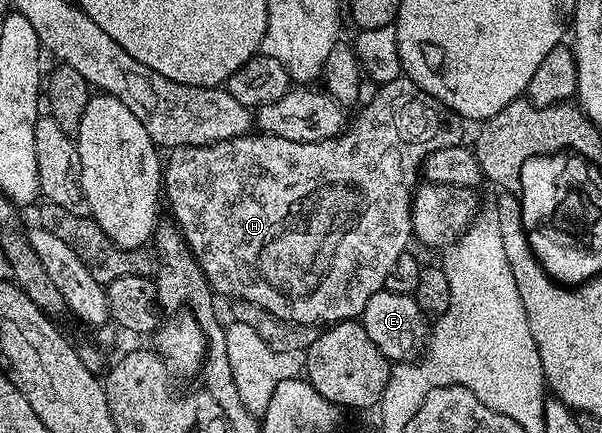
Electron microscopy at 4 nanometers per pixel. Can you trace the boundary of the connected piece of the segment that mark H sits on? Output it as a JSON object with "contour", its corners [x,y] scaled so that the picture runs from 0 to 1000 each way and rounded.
{"contour":[[[666,176],[626,196],[623,206],[625,219],[600,249],[598,266],[591,275],[585,273],[576,298],[555,319],[522,330],[488,330],[485,323],[465,321],[458,312],[414,305],[399,319],[369,323],[347,337],[296,337],[281,353],[286,356],[281,365],[277,358],[276,381],[269,393],[269,448],[276,460],[277,483],[279,476],[286,483],[284,501],[312,559],[321,594],[331,603],[332,621],[346,640],[347,661],[360,681],[380,679],[380,691],[402,695],[425,688],[422,702],[432,704],[435,697],[458,697],[465,679],[478,679],[478,688],[485,688],[485,679],[505,679],[505,670],[518,670],[518,651],[525,651],[523,640],[530,624],[532,591],[547,589],[550,577],[556,575],[558,557],[563,557],[563,529],[568,527],[571,510],[576,510],[578,492],[585,485],[585,448],[578,448],[578,430],[571,430],[571,411],[578,411],[578,402],[558,402],[558,365],[571,365],[571,356],[585,365],[585,337],[591,337],[598,319],[605,319],[605,328],[611,328],[611,319],[618,319],[618,328],[711,328],[711,337],[728,337],[731,344],[762,337],[772,326],[772,275],[748,249],[741,249],[741,240],[721,231],[721,222],[714,222],[701,203],[694,203],[694,194],[688,194],[683,180]]]}

